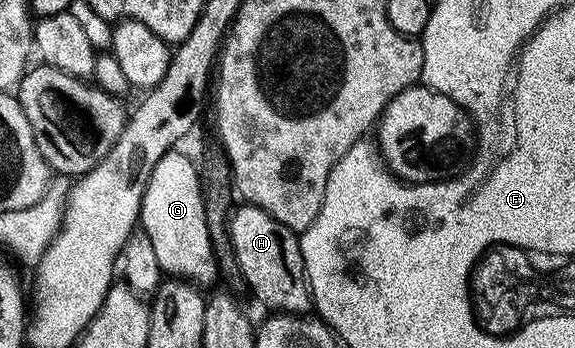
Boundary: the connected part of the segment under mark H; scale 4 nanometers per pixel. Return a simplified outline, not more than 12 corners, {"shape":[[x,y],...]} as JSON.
{"shape":[[255,204],[228,217],[237,271],[274,314],[309,313],[299,233]]}

